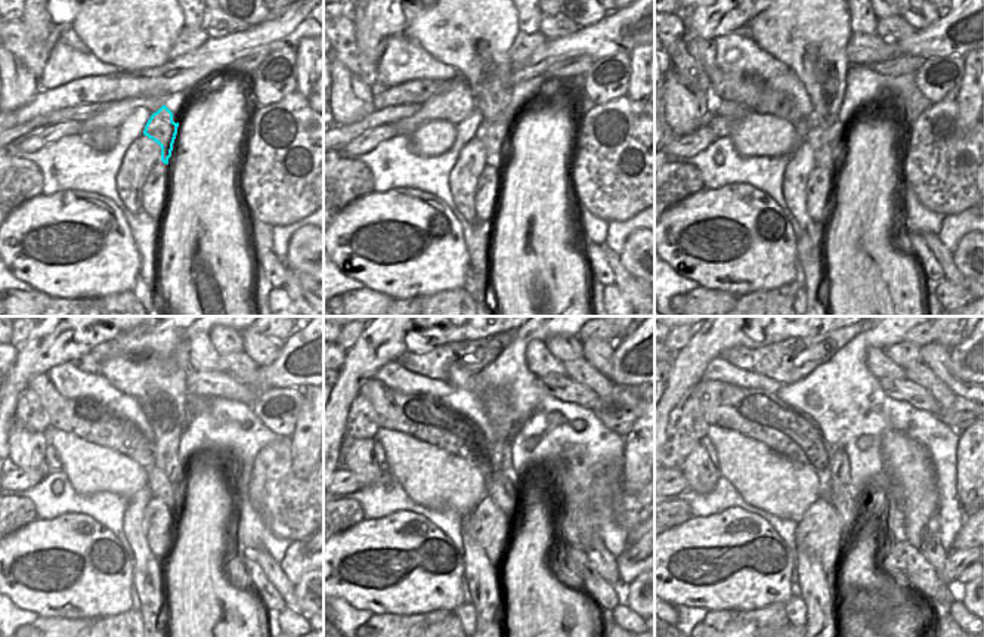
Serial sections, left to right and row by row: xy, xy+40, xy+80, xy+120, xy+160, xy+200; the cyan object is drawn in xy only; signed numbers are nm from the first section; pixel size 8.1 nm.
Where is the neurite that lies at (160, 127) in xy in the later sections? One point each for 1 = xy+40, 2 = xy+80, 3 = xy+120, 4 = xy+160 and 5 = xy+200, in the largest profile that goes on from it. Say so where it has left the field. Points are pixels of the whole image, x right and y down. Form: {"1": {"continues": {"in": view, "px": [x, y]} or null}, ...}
{"1": {"continues": {"in": "xy+40", "px": [489, 132]}}, "2": {"continues": {"in": "xy+80", "px": [817, 138]}}, "3": {"continues": {"in": "xy+120", "px": [170, 492]}}, "4": {"continues": {"in": "xy+160", "px": [508, 497]}}, "5": {"continues": {"in": "xy+200", "px": [841, 498]}}}

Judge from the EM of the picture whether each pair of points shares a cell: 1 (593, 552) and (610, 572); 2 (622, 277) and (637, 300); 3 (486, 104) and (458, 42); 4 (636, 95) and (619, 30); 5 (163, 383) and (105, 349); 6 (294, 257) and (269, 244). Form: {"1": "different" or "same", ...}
{"1": "same", "2": "same", "3": "same", "4": "different", "5": "different", "6": "different"}

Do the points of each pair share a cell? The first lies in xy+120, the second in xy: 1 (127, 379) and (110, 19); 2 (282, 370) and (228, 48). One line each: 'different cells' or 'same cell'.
1: same cell
2: same cell

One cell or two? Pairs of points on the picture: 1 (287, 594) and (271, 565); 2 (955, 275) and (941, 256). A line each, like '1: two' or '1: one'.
1: one
2: one

